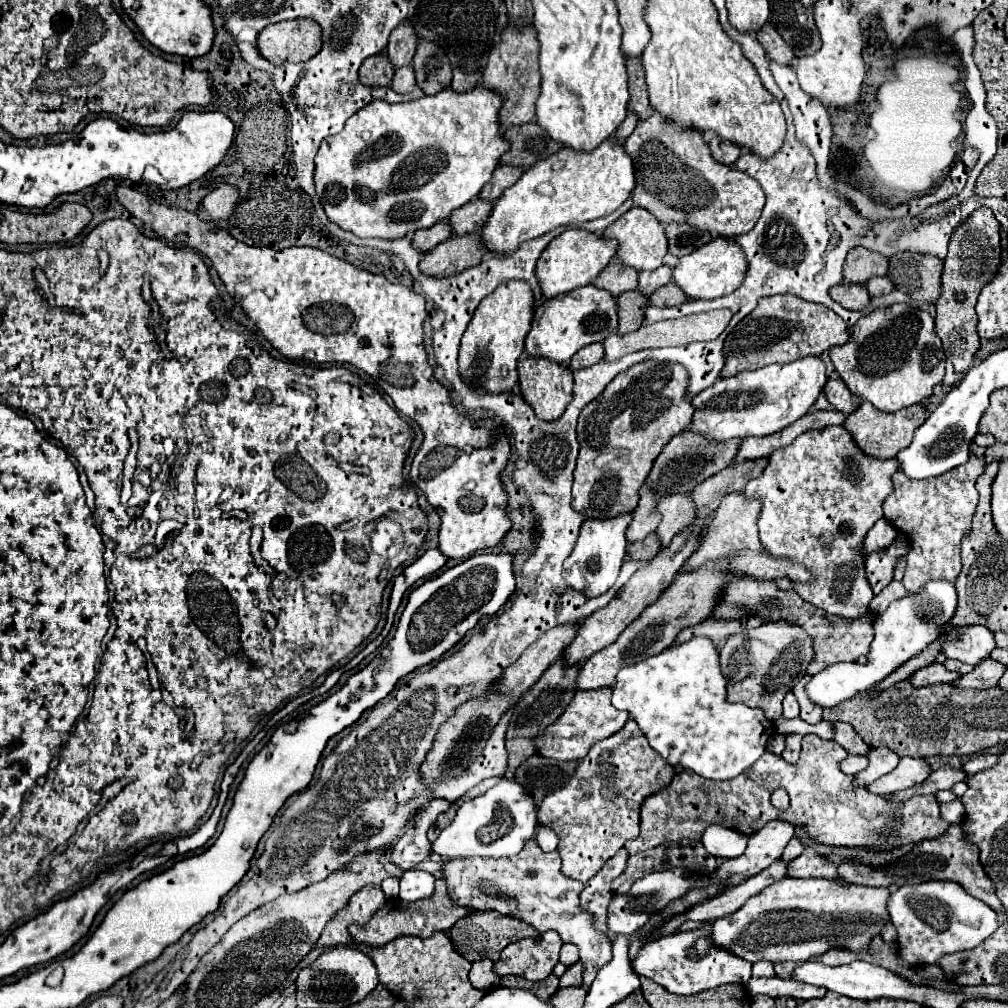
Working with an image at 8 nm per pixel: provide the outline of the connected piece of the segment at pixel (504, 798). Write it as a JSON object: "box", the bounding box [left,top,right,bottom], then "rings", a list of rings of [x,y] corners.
{"box":[432,781,536,859],"rings":[[[500,781],[484,795],[470,799],[460,805],[454,821],[440,831],[438,839],[432,843],[436,853],[451,859],[468,859],[476,855],[486,857],[510,857],[522,851],[524,843],[530,841],[536,833],[536,805],[532,797],[528,797],[526,789],[518,783]]]}

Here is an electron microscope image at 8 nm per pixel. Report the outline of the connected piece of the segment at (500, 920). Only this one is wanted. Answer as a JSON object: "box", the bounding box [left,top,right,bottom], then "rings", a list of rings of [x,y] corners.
{"box":[450,911,538,961],"rings":[[[470,911],[466,917],[456,921],[456,925],[450,929],[450,939],[456,947],[456,951],[462,957],[466,957],[468,961],[480,961],[484,957],[498,961],[500,951],[506,945],[510,945],[518,939],[524,939],[524,937],[534,937],[536,933],[538,931],[532,925],[528,925],[528,923],[516,919],[516,917],[506,917],[498,911]]]}

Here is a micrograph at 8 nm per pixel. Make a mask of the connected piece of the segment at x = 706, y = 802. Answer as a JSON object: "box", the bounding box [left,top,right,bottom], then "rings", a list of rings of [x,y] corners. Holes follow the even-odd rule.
{"box":[624,735,946,855],"rings":[[[806,735],[802,743],[802,755],[796,765],[788,765],[782,757],[766,751],[752,769],[746,769],[740,777],[728,779],[728,781],[710,781],[700,775],[696,775],[690,769],[684,769],[682,773],[676,773],[672,781],[660,789],[658,793],[650,795],[644,799],[640,807],[640,835],[634,841],[628,841],[624,847],[628,849],[630,855],[638,851],[652,849],[664,841],[680,841],[684,837],[688,839],[700,839],[702,831],[710,823],[724,823],[728,827],[736,827],[746,835],[756,833],[762,829],[768,821],[772,819],[782,819],[790,821],[796,827],[802,825],[818,843],[826,845],[850,845],[850,847],[872,847],[872,849],[894,849],[904,843],[918,843],[922,839],[932,839],[944,833],[946,825],[940,821],[940,811],[938,811],[938,801],[934,795],[916,795],[904,805],[888,805],[886,795],[870,795],[866,793],[864,787],[854,789],[852,785],[852,775],[844,775],[838,767],[838,761],[846,757],[846,749],[840,747],[836,741],[824,741],[818,735]],[[784,787],[790,795],[790,807],[786,811],[778,811],[770,803],[770,795],[778,789]]]}

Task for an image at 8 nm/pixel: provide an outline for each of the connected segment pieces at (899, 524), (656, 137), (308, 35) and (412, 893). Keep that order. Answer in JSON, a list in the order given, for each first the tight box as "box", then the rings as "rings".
[{"box":[882,451,986,593],"rings":[[[970,451],[970,459],[966,465],[956,467],[940,477],[932,477],[932,479],[924,479],[924,481],[908,481],[904,477],[904,473],[900,473],[900,471],[894,473],[894,493],[884,501],[882,509],[884,509],[884,517],[888,517],[888,521],[892,521],[892,525],[896,525],[896,529],[900,533],[904,533],[910,543],[908,565],[906,565],[906,573],[902,579],[902,585],[906,587],[908,593],[924,591],[924,585],[928,581],[950,581],[950,583],[956,581],[956,577],[962,569],[960,545],[962,545],[962,539],[972,531],[972,515],[974,515],[976,503],[978,503],[978,493],[974,489],[974,483],[984,473],[984,467],[986,467],[984,459],[974,457],[974,453]]]},{"box":[624,113,764,239],"rings":[[[654,113],[652,117],[636,125],[632,135],[624,141],[624,151],[630,155],[634,163],[634,177],[636,177],[636,187],[632,191],[634,205],[650,211],[662,225],[674,221],[690,223],[702,231],[708,231],[712,237],[734,239],[738,235],[748,233],[760,219],[764,207],[764,193],[760,185],[752,177],[740,173],[738,169],[716,163],[710,155],[708,145],[702,139],[702,133],[696,133],[696,129],[688,131],[672,129],[668,121],[664,121],[658,113]]]},{"box":[256,19,320,65],"rings":[[[308,19],[274,23],[260,31],[256,47],[274,65],[302,63],[320,51],[320,27]]]},{"box":[399,869,434,902],"rings":[[[412,869],[404,871],[399,879],[399,896],[401,901],[415,902],[421,899],[428,899],[434,893],[434,875],[428,871]]]}]

